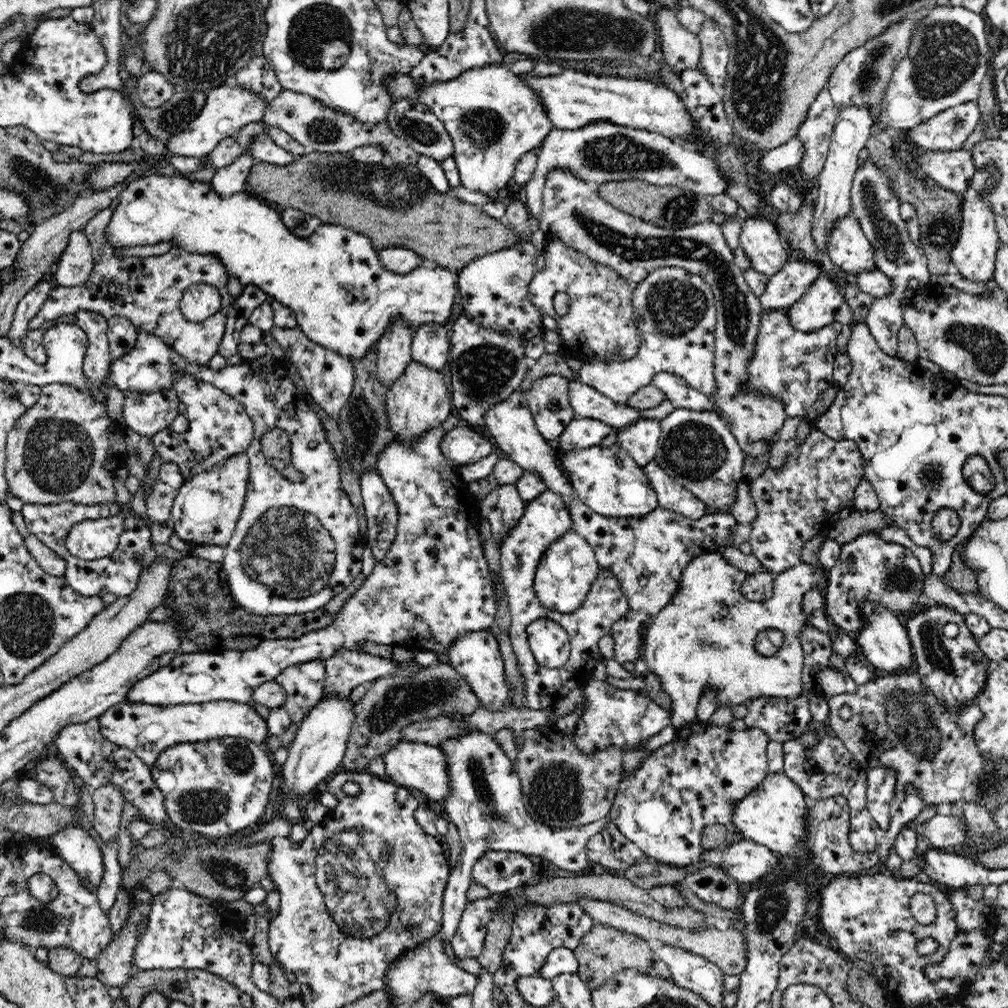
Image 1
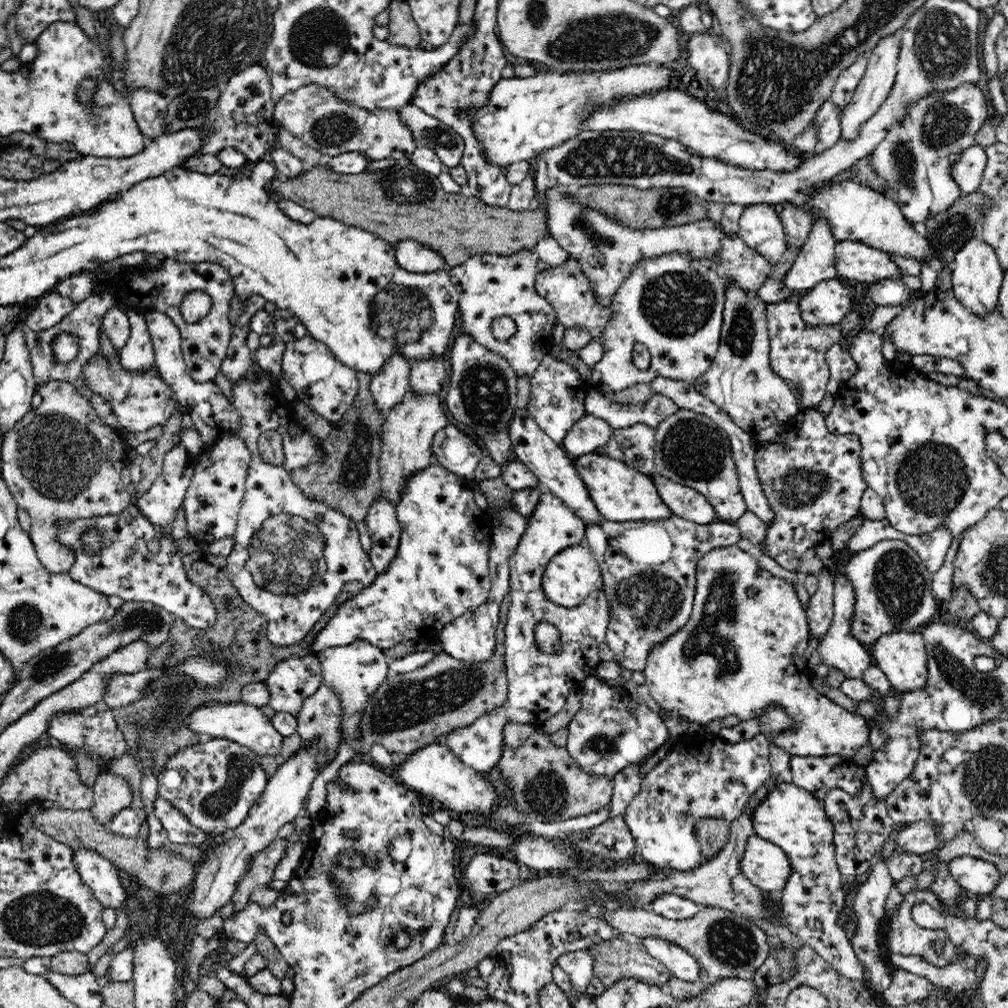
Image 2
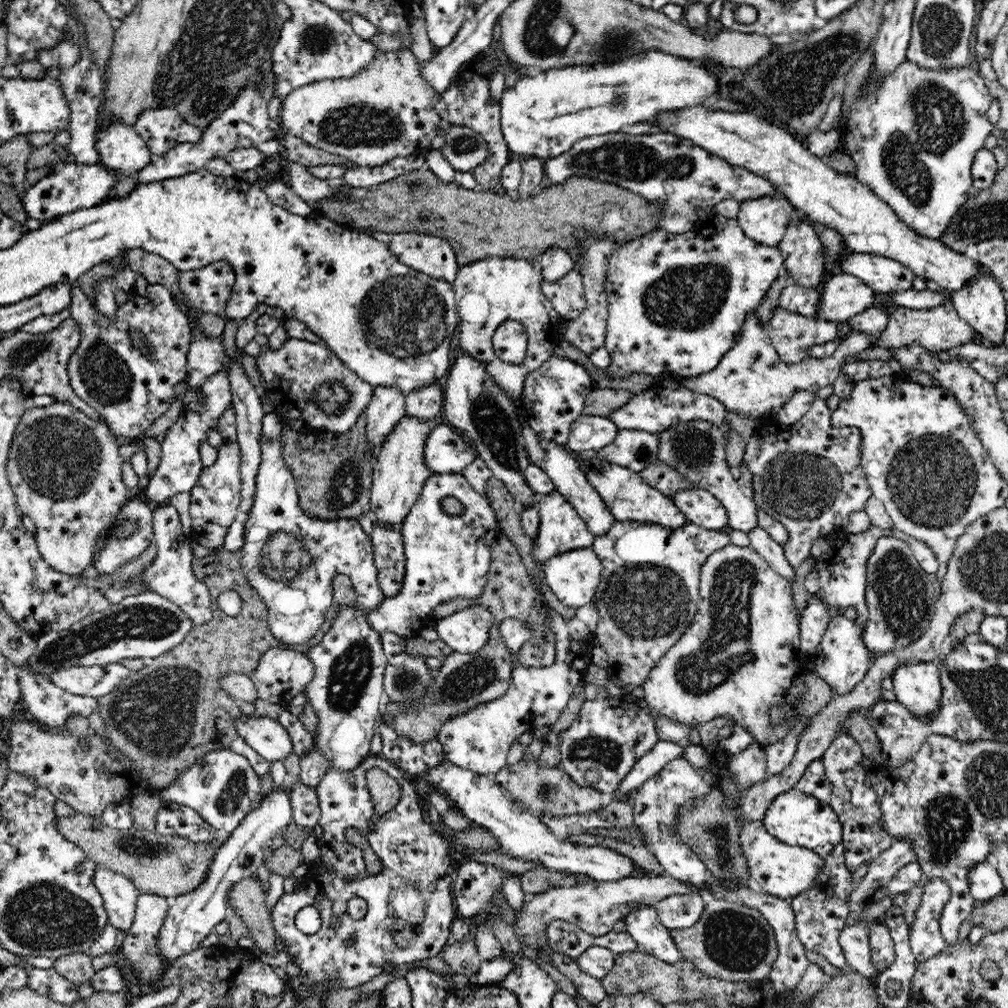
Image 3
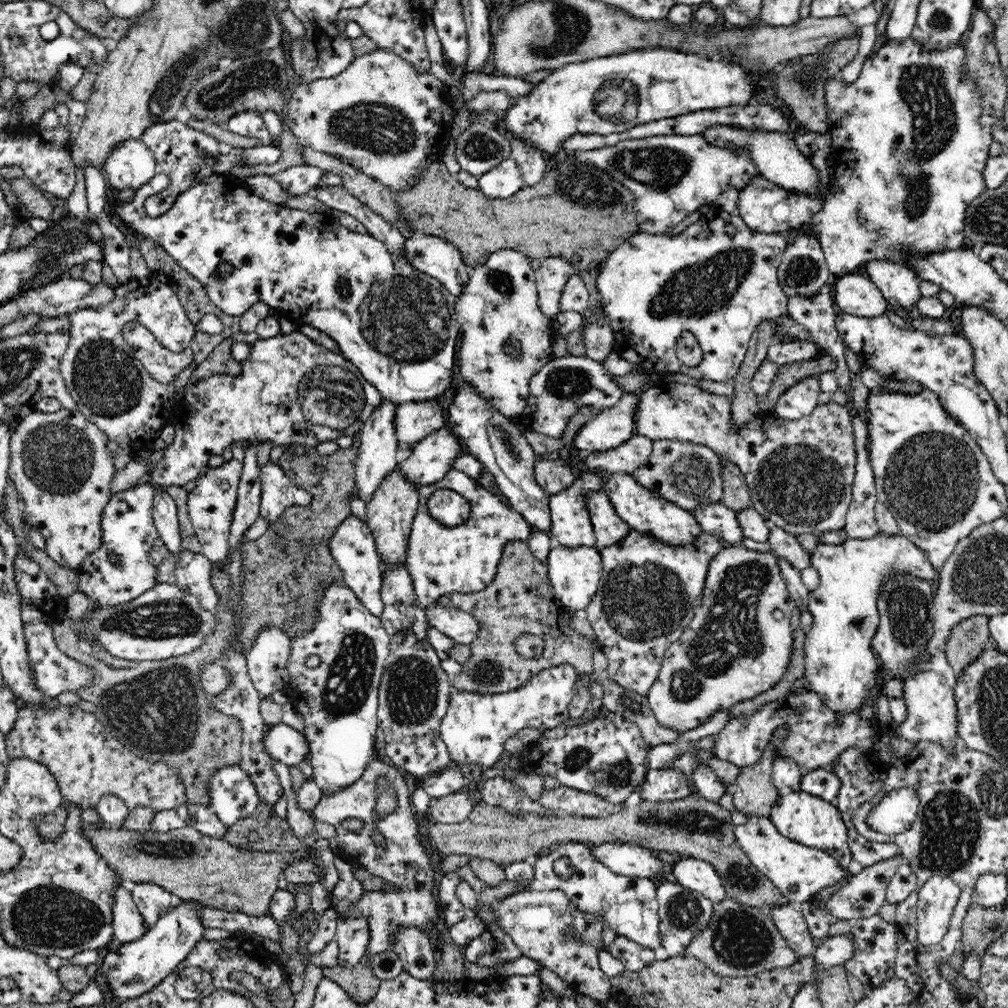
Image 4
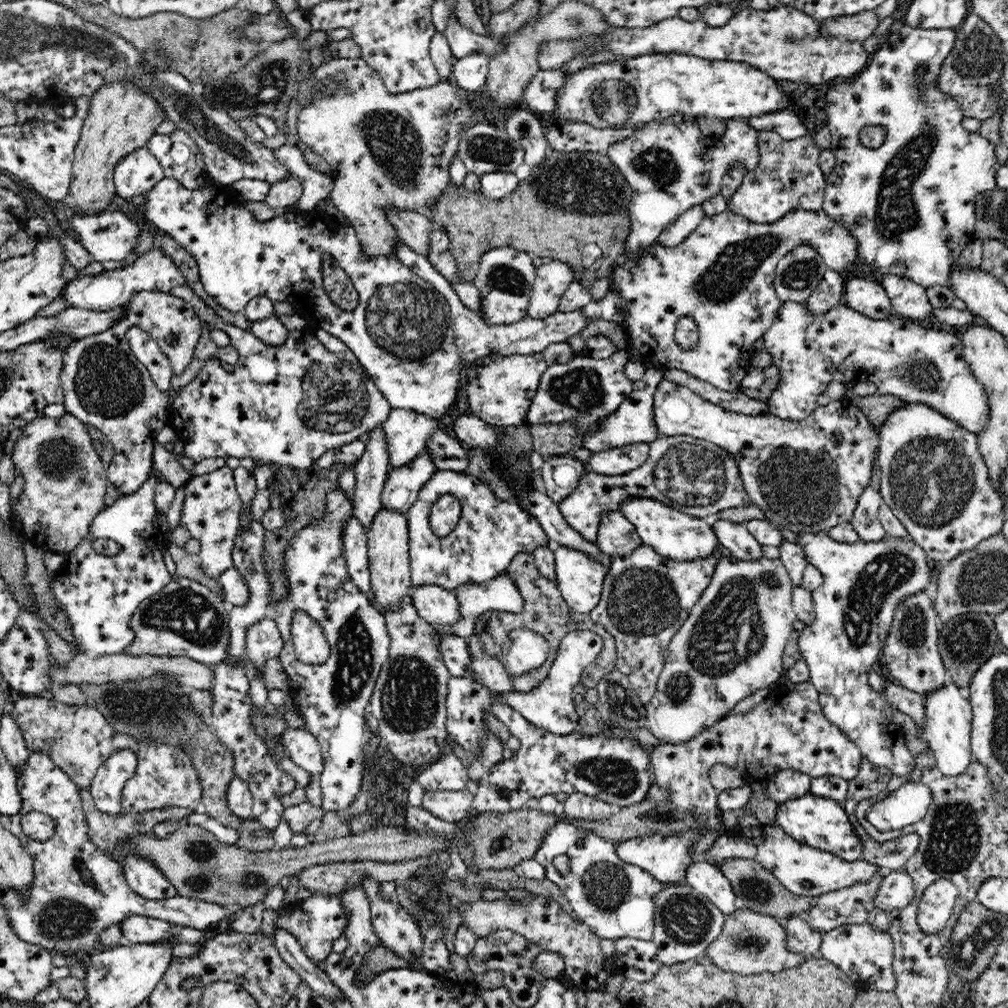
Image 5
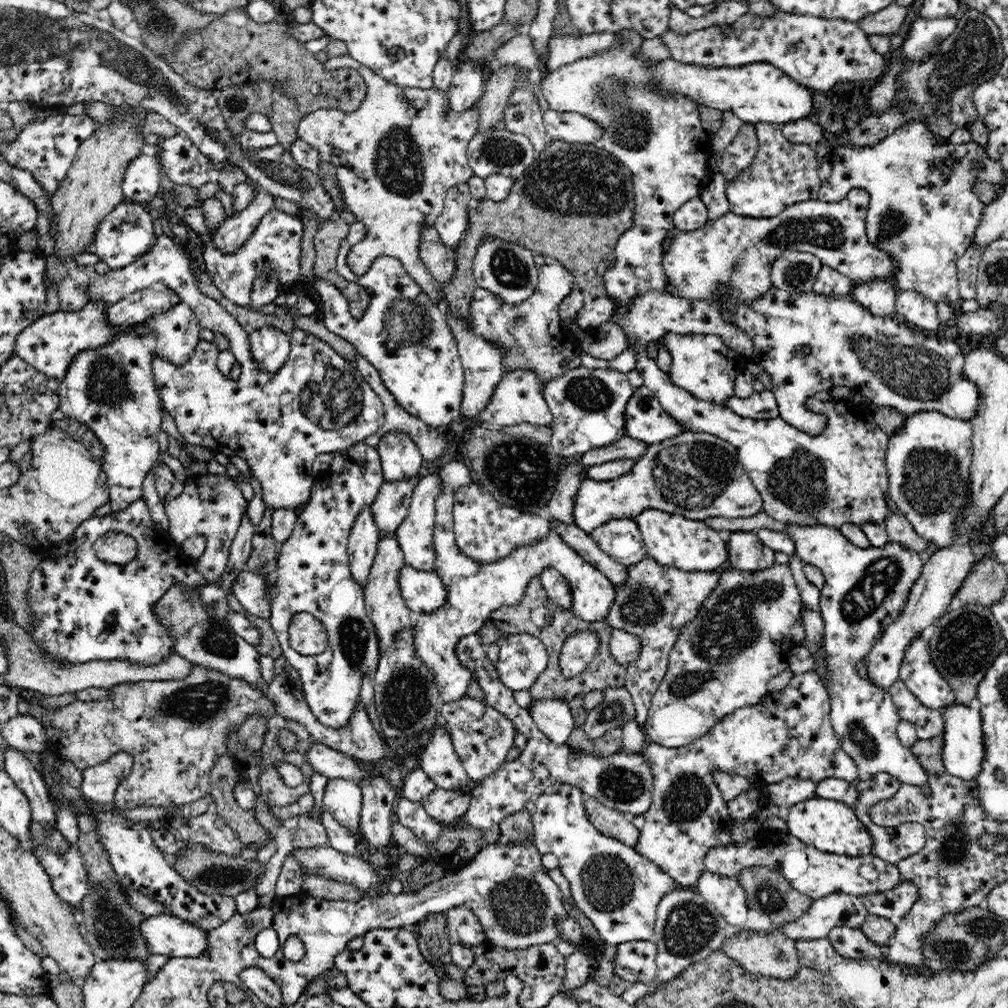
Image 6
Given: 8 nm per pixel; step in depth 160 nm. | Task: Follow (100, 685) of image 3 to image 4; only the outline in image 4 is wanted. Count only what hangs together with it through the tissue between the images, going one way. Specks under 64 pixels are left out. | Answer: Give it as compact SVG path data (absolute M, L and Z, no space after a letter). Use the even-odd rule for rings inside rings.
M45 622L24 623L28 658L32 661L32 681L46 697L56 697L62 692L78 692L84 686L90 686L94 680L94 669L76 659L70 658L57 647L53 628Z

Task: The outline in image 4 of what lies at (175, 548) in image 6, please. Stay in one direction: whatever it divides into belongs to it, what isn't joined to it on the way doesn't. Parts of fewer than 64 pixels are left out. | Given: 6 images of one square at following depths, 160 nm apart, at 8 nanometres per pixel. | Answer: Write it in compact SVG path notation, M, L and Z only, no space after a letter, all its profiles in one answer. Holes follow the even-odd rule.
M146 479L138 486L134 486L131 490L113 494L112 499L104 508L101 522L101 530L103 531L103 542L100 548L96 549L92 554L84 558L84 562L80 562L80 566L74 569L79 576L78 591L84 592L94 602L94 608L86 614L94 614L100 608L112 608L112 606L120 604L128 604L132 600L136 600L142 596L147 590L160 583L156 580L156 566L151 563L149 555L155 540L159 538L156 526L153 521L153 499L154 488L150 480ZM115 552L119 556L121 563L114 565L108 559L108 553Z

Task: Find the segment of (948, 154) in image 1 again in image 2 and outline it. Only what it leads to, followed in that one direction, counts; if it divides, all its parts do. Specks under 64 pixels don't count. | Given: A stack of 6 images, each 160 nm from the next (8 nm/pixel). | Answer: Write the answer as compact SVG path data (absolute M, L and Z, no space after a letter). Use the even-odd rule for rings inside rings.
M980 145L969 146L952 163L952 178L963 194L972 194L979 190L986 163L987 156Z

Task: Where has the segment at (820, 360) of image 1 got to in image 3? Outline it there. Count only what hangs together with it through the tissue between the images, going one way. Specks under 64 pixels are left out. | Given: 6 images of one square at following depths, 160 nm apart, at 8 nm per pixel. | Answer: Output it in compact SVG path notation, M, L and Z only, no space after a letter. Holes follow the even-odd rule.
M778 306L767 330L782 362L798 364L812 346L838 341L837 323L792 313Z

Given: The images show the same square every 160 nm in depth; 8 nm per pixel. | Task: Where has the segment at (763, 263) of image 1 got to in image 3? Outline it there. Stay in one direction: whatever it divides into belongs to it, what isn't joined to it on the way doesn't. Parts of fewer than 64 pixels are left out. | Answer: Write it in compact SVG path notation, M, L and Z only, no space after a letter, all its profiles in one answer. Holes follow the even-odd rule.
M782 193L740 202L736 219L748 238L764 246L779 246L790 223L808 220Z

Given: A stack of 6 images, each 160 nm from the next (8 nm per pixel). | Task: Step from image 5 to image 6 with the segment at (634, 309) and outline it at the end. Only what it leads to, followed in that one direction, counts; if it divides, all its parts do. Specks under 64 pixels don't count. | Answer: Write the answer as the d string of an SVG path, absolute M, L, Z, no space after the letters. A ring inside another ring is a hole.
M852 189L840 202L808 199L787 206L772 218L745 217L729 210L698 230L672 230L662 262L665 282L670 281L682 299L715 298L723 321L730 324L732 306L754 302L773 287L771 267L784 251L813 254L823 265L839 271L854 283L893 276L898 270L896 263L887 252L868 240L865 227L868 207L869 194L865 190ZM718 284L729 286L729 291L722 293ZM665 333L664 348L672 355L672 366L668 379L674 385L688 391L696 398L726 404L728 398L734 396L734 384L737 376L744 370L748 359L730 349L722 337L711 335L679 335Z

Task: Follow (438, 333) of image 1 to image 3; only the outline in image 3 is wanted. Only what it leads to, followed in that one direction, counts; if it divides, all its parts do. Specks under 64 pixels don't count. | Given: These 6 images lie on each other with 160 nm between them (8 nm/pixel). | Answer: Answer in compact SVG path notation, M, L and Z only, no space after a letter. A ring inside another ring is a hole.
M434 381L405 395L406 415L420 419L438 417L443 402L442 386L438 381Z

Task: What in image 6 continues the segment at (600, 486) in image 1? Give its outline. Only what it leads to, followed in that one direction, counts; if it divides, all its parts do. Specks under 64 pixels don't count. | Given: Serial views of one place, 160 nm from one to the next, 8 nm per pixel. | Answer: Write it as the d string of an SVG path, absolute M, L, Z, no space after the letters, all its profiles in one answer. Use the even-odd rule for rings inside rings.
M644 510L642 514L638 514L635 521L648 555L661 565L692 572L720 571L728 564L729 554L725 535L713 530L704 521L664 513L664 510Z

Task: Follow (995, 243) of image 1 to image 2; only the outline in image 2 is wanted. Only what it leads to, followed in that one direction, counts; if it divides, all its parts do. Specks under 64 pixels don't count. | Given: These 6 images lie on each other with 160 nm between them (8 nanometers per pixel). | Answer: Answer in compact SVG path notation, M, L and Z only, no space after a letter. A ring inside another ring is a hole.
M974 232L974 236L970 237L966 244L955 254L954 260L951 281L956 299L980 317L989 312L998 311L1004 271L992 246L982 240L979 232Z

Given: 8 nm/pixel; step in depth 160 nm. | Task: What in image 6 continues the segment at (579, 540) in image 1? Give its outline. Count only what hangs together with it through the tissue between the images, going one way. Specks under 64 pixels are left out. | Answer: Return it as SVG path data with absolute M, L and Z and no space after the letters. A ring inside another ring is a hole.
M452 460L440 467L437 473L443 483L443 490L435 501L435 522L433 534L434 571L444 581L446 603L434 613L414 615L412 635L416 657L432 669L436 675L436 687L442 703L456 702L466 695L466 689L472 679L472 673L461 663L456 654L459 640L470 634L477 634L489 621L492 612L501 608L514 608L524 599L528 581L548 567L556 569L569 582L572 591L571 612L587 623L604 621L608 618L610 606L616 600L615 585L600 570L586 562L560 535L550 530L546 538L534 545L521 547L506 558L498 558L488 564L474 562L466 556L456 543L454 531L453 506L456 492L464 485L472 484L472 472L463 462Z

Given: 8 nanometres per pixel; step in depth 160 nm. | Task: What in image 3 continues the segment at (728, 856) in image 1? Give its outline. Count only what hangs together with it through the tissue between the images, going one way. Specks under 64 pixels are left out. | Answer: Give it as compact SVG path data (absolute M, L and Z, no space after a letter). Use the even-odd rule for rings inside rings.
M762 820L742 822L739 833L743 855L749 868L749 876L754 878L768 894L791 900L798 893L810 888L824 868L823 861L812 850L790 846L768 834Z

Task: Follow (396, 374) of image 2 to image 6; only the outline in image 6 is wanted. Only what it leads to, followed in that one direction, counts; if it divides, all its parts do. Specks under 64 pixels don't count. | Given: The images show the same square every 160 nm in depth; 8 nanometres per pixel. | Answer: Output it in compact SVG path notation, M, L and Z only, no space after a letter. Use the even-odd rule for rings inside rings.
M364 506L364 510L354 521L348 542L350 572L362 590L365 589L380 538L381 535L376 527L371 506Z

